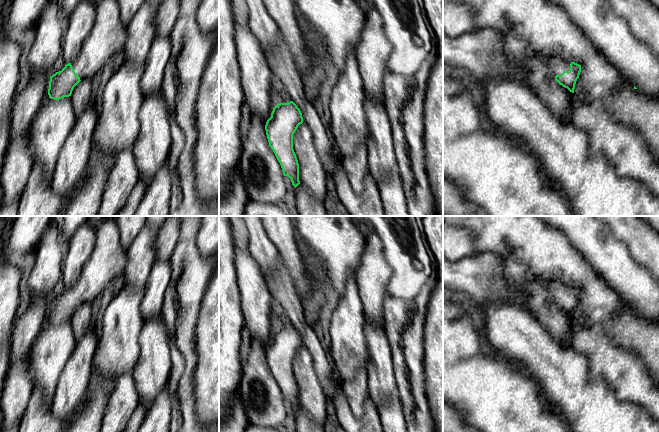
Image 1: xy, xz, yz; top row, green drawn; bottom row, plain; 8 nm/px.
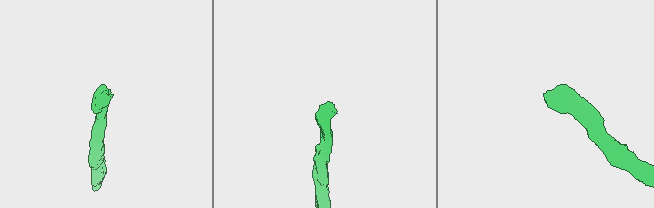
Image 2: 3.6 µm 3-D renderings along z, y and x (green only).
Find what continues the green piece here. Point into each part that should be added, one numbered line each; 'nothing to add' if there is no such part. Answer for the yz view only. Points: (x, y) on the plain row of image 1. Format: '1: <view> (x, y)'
1: yz (555, 289)

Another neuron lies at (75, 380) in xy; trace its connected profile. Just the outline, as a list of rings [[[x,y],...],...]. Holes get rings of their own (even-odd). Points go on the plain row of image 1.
[[[88,330],[75,342],[74,350],[59,376],[51,410],[65,426],[84,406],[94,383],[91,370],[98,341],[94,331]]]

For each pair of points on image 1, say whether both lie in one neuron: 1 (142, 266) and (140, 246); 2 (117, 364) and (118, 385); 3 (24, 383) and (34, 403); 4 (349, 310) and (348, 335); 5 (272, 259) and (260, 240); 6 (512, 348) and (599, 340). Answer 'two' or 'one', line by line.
1: one
2: two
3: two
4: one
5: one
6: two

